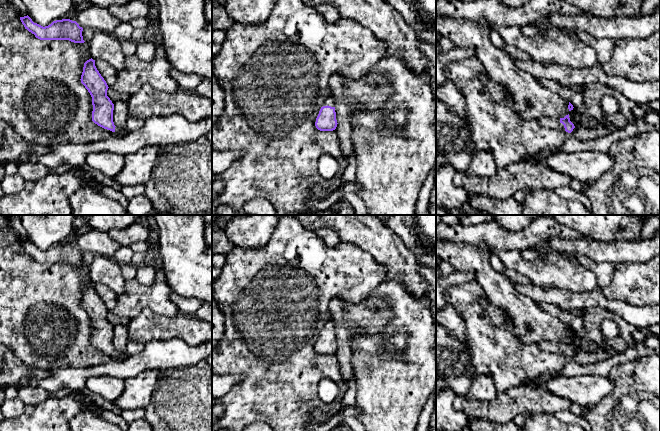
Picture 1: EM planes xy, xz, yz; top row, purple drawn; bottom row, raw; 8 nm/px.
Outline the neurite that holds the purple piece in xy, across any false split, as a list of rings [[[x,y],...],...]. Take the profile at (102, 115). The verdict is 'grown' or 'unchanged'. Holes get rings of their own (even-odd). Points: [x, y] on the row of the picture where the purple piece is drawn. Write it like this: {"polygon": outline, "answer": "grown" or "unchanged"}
{"polygon": [[[92,58],[84,63],[80,80],[92,97],[92,121],[98,126],[115,132],[118,135],[129,132],[129,130],[121,131],[114,125],[114,104],[107,96],[107,90],[109,87],[97,70],[95,60]]], "answer": "grown"}

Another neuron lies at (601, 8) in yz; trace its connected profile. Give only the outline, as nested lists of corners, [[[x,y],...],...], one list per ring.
[[[561,0],[584,14],[610,18],[615,16],[639,16],[644,0]]]

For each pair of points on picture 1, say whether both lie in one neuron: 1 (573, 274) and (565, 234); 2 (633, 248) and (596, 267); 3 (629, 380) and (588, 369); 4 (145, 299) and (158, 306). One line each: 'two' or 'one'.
1: two
2: two
3: two
4: one

